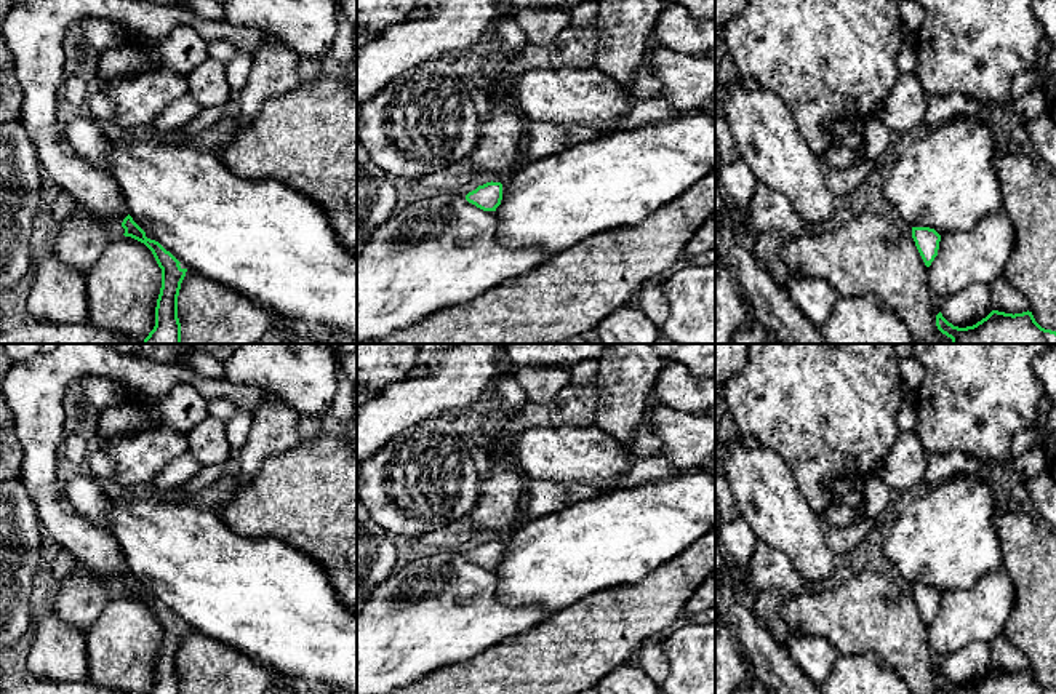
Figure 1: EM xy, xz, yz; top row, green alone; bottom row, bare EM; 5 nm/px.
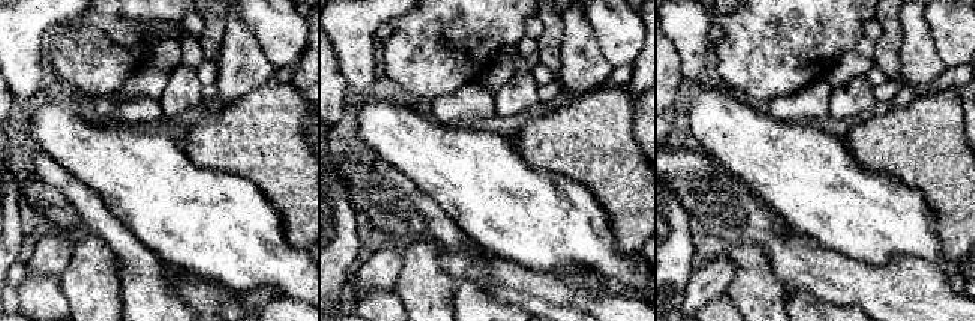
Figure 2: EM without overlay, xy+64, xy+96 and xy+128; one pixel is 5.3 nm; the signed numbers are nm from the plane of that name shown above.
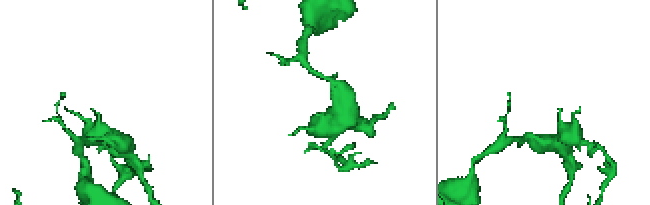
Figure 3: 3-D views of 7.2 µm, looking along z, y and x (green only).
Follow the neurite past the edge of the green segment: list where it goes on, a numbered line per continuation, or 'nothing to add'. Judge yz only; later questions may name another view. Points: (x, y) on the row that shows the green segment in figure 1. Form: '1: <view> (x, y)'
nothing to add

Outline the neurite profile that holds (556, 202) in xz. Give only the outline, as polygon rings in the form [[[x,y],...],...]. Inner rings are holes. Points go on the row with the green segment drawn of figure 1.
[[[691,112],[634,130],[605,133],[595,141],[531,160],[514,170],[510,179],[502,184],[502,200],[494,211],[499,240],[510,248],[538,246],[554,256],[605,230],[643,222],[712,170],[715,170],[715,118],[712,117]]]

